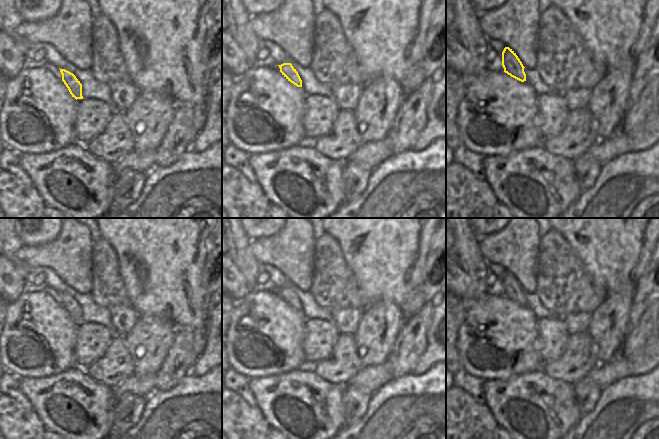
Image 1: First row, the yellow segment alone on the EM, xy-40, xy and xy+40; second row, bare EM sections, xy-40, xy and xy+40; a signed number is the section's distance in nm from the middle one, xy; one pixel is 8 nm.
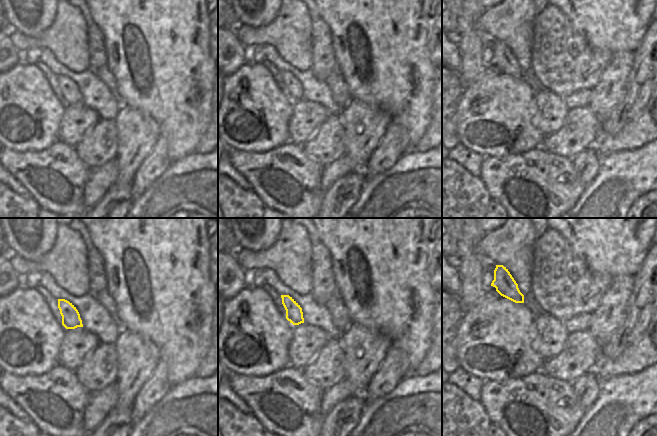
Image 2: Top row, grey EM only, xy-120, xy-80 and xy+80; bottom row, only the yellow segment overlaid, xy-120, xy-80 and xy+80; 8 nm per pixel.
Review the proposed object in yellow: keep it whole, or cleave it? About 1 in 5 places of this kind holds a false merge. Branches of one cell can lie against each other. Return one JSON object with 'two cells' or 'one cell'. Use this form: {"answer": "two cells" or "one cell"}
{"answer": "one cell"}

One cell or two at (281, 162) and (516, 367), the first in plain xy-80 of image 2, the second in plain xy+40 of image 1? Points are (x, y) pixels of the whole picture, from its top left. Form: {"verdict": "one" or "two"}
{"verdict": "two"}

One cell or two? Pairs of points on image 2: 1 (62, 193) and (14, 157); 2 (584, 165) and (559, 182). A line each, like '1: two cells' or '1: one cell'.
1: one cell
2: two cells

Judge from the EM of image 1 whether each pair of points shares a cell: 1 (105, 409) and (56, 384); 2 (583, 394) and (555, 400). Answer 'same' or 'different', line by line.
1: same
2: different

